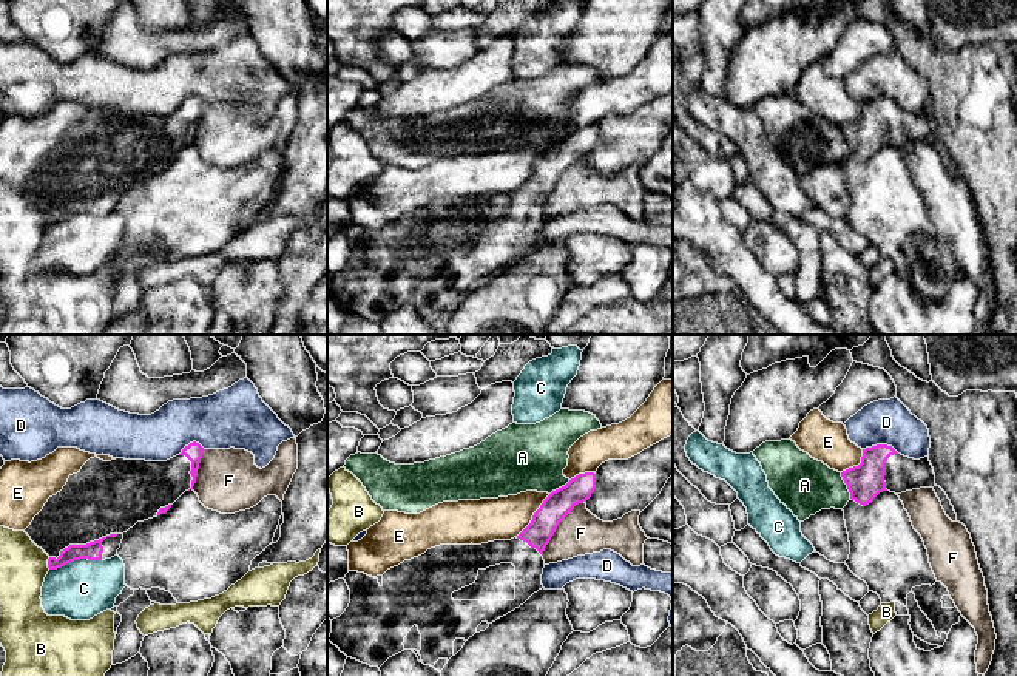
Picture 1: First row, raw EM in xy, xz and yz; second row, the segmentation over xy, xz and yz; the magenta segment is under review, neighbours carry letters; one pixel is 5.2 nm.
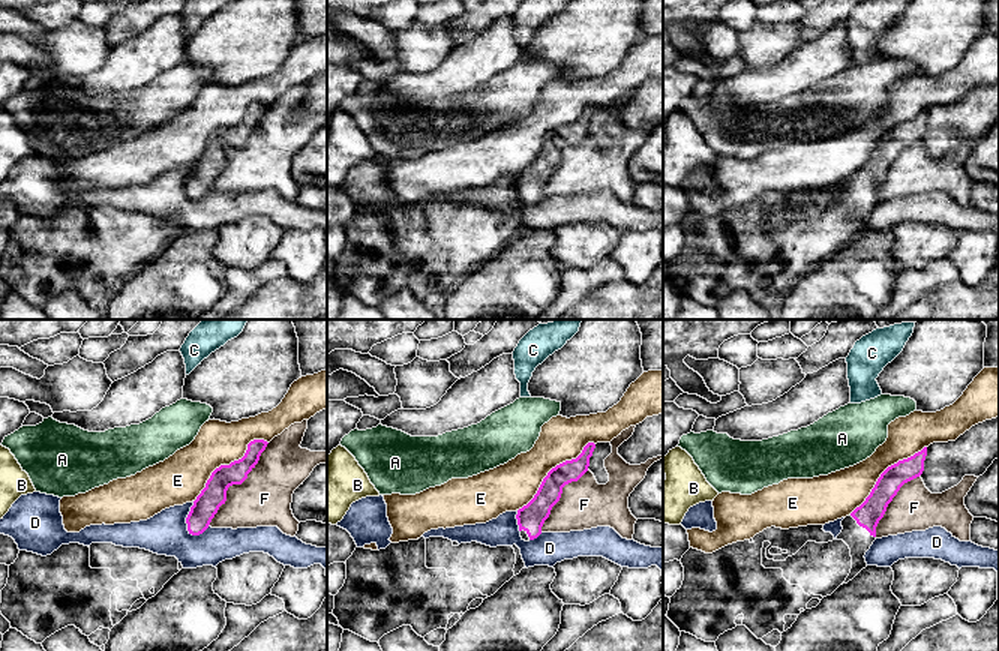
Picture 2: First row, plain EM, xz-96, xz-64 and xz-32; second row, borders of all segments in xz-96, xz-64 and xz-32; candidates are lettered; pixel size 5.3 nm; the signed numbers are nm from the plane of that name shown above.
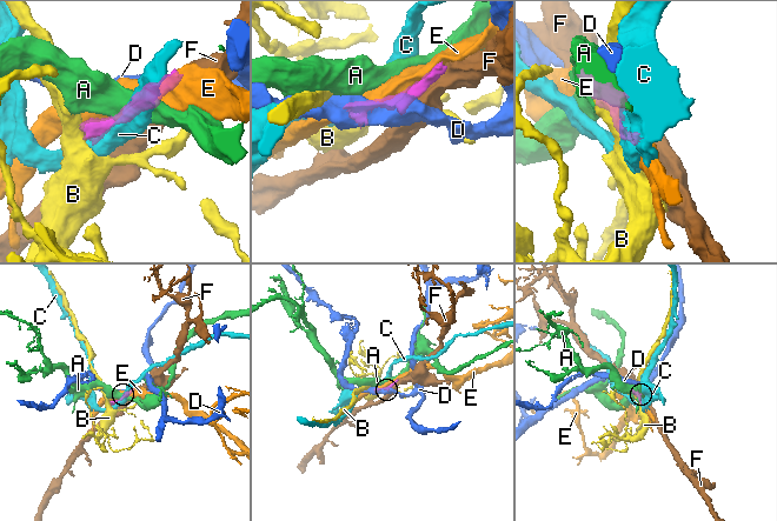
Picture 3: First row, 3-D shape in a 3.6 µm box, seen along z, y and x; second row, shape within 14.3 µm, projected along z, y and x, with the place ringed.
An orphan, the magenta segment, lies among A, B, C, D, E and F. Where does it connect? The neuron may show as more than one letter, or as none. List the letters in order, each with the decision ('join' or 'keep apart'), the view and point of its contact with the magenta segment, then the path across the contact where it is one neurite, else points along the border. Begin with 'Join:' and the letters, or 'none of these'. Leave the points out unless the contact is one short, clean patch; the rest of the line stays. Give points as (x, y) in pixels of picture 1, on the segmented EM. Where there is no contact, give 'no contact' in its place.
Join: none of these
A: keep apart; meets magenta in yz at (846, 483); border along yz (840, 473), (851, 497)
B: keep apart; meets magenta in xy at (48, 564); border along xy (50, 557), (48, 568)
C: keep apart; meets magenta in xy at (74, 559); border along xy (101, 559), (74, 559), (50, 570)
D: keep apart; meets magenta in yz at (881, 445); border along yz (863, 448), (886, 445), (898, 452)
E: keep apart; meets magenta in xz at (533, 516)
F: keep apart; meets magenta in xz at (557, 525)

